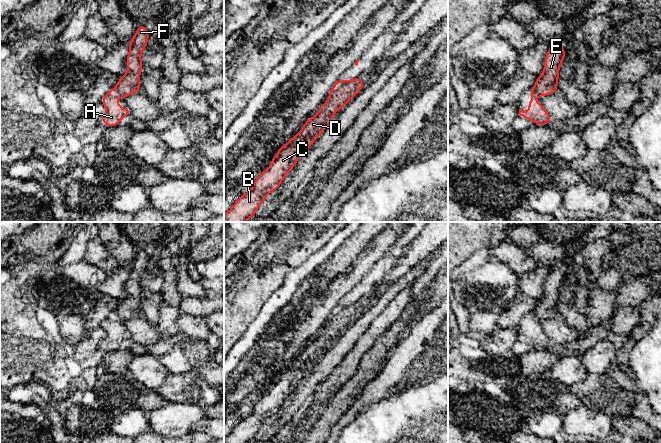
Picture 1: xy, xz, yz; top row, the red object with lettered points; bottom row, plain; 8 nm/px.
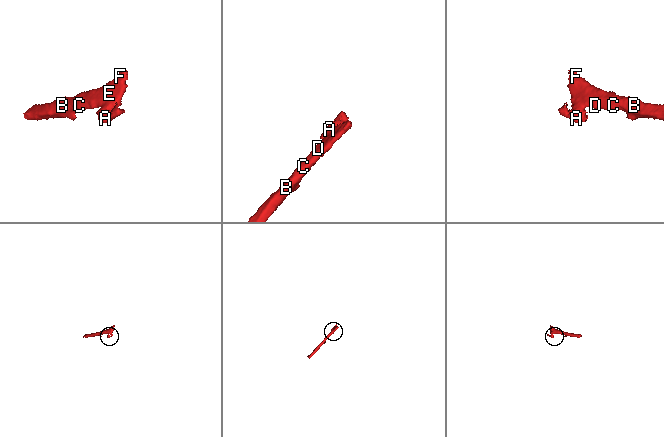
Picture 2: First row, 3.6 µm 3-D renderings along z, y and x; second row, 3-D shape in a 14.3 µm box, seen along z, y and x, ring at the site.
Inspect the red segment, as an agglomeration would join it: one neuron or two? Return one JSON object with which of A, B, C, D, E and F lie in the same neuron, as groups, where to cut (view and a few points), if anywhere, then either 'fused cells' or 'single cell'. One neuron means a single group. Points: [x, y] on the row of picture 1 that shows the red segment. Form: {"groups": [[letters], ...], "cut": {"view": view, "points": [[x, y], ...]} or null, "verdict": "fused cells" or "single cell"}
{"groups": [["A"], ["B", "C", "D", "E", "F"]], "cut": {"view": "xz", "points": [[348, 82], [330, 94]]}, "verdict": "fused cells"}

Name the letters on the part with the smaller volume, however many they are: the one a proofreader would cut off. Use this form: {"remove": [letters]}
{"remove": ["A"]}

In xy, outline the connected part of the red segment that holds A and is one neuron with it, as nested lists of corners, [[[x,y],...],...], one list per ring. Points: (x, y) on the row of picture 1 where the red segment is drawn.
[[[113,88],[101,100],[106,107],[106,114],[102,118],[102,123],[106,126],[116,127],[122,118],[131,114],[127,105],[125,110],[122,110],[122,107],[114,100],[117,97],[124,100],[124,96],[121,96],[117,89]]]

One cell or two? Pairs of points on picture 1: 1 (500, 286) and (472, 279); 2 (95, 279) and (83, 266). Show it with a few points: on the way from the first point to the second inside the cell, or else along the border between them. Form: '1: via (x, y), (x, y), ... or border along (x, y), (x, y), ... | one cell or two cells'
1: via (493, 286), (479, 286) | one cell
2: via (92, 276), (85, 269) | one cell

